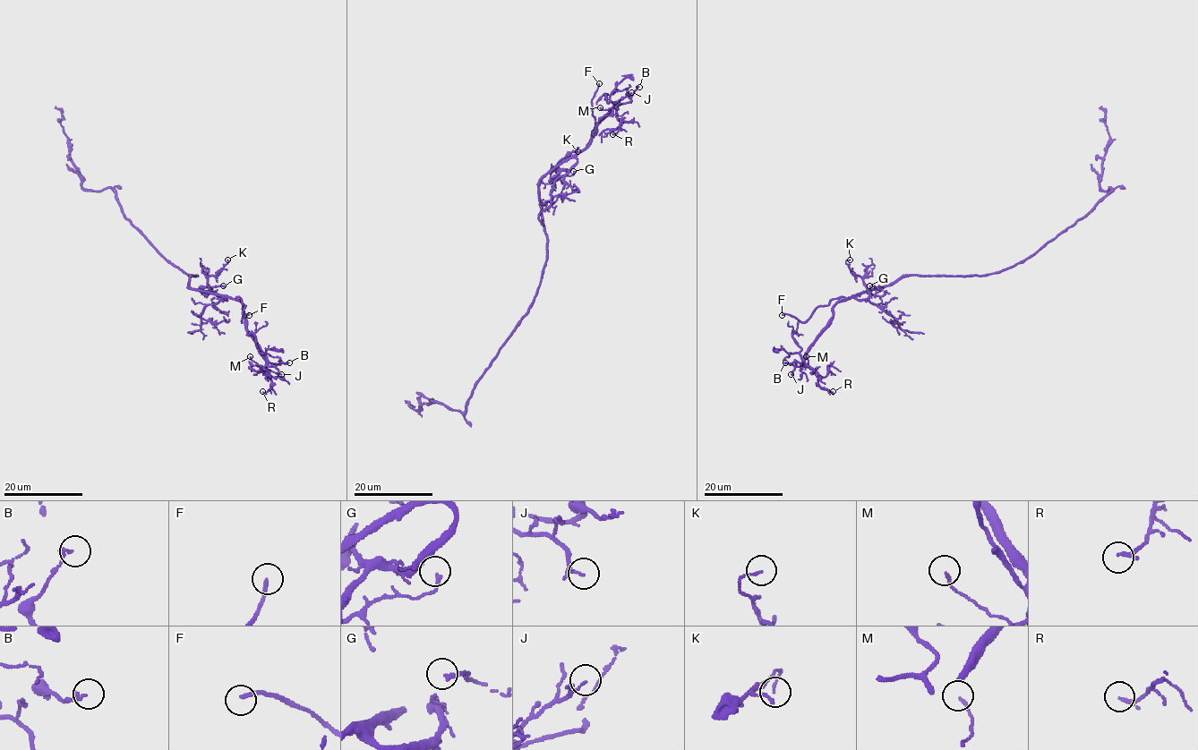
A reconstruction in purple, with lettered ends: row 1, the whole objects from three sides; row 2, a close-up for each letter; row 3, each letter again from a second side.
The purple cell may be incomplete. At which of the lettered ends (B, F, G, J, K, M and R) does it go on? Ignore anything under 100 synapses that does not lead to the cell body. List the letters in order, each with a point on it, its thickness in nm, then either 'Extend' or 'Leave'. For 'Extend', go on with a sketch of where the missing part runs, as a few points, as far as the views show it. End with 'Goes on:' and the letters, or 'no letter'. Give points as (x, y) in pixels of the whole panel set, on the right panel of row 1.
B: Place: (785, 362). Thickness 170 nm. Leave
F: Place: (782, 315). Thickness 180 nm. Extend. Course of what is missing: (782, 315), (765, 320), (776, 284), (788, 267), (787, 255)
G: Place: (869, 285). Thickness 180 nm. Leave
J: Place: (791, 374). Thickness 70 nm. Leave
K: Place: (850, 259). Thickness 90 nm. Leave
M: Place: (806, 356). Thickness 130 nm. Leave
R: Place: (833, 391). Thickness 200 nm. Leave
Goes on: F

